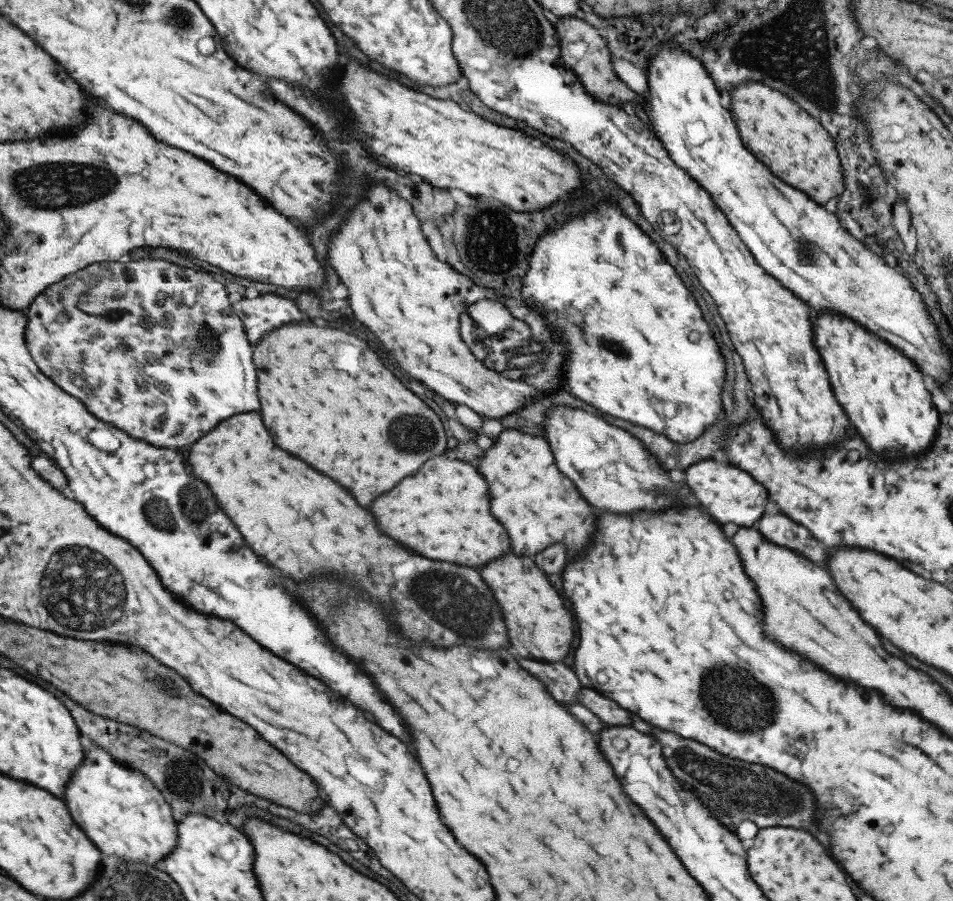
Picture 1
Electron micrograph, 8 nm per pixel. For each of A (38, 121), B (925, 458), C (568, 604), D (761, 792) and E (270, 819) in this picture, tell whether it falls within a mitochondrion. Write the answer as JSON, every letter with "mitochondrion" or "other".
{"A":"other","B":"other","C":"other","D":"mitochondrion","E":"other"}

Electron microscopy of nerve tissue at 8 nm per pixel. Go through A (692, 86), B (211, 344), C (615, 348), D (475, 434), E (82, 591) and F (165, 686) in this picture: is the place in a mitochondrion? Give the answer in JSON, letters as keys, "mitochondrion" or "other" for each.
{"A":"other","B":"mitochondrion","C":"mitochondrion","D":"other","E":"mitochondrion","F":"mitochondrion"}

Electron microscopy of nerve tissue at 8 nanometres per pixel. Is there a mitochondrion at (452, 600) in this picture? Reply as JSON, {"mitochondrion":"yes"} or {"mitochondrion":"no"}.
{"mitochondrion":"yes"}

